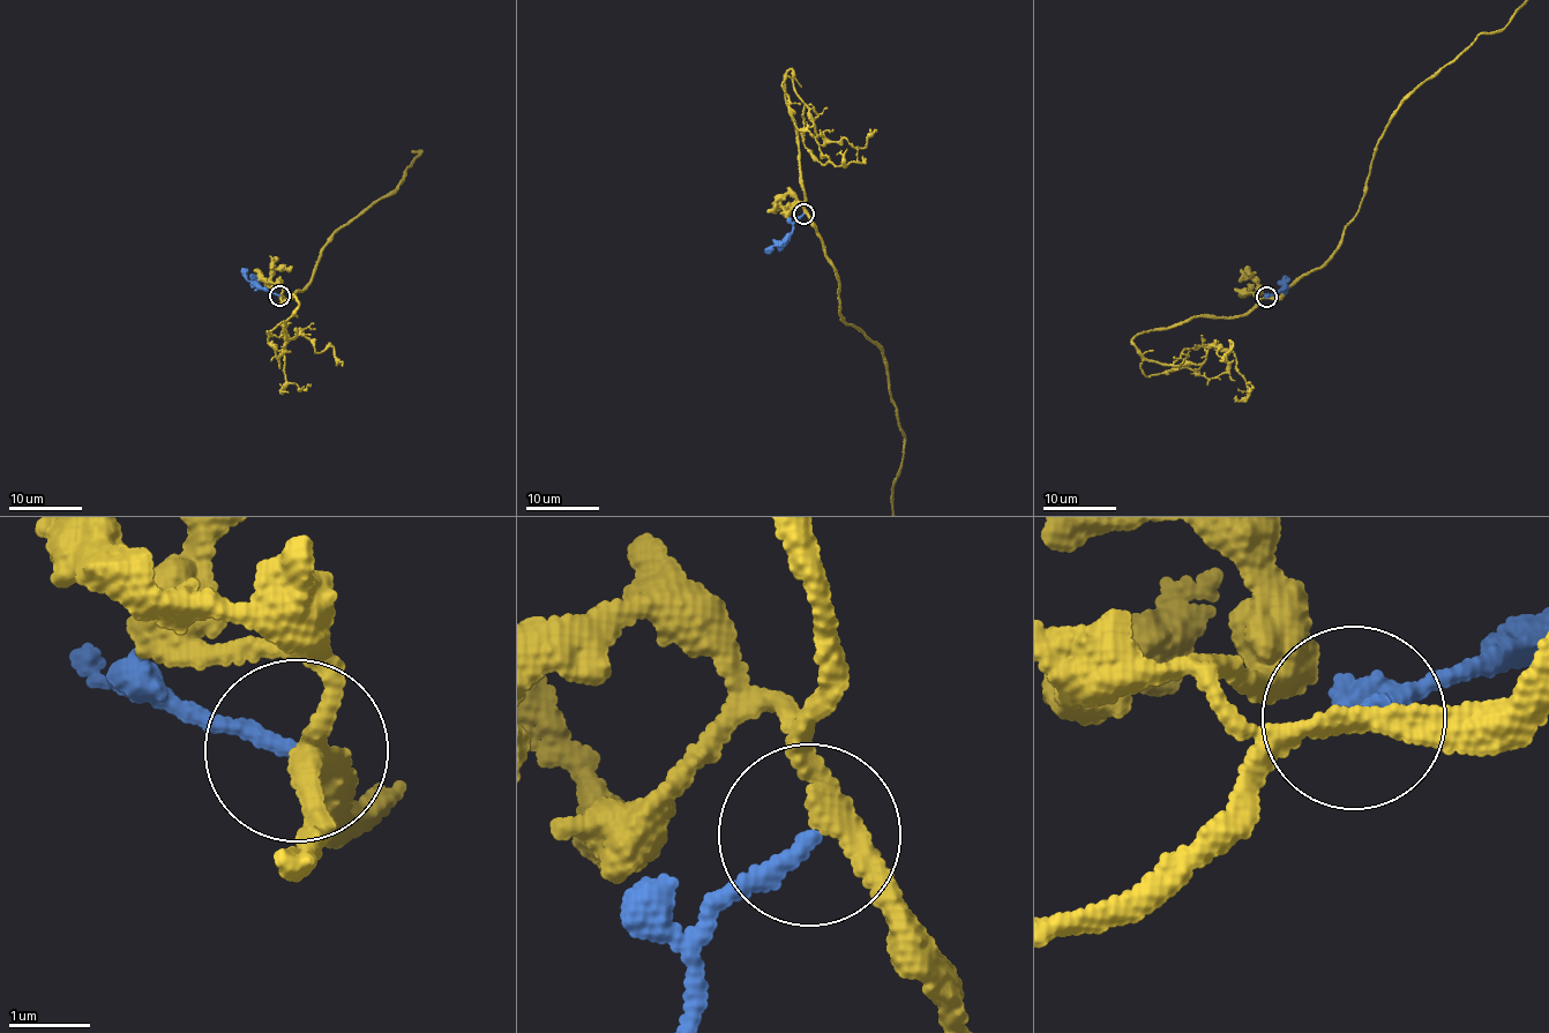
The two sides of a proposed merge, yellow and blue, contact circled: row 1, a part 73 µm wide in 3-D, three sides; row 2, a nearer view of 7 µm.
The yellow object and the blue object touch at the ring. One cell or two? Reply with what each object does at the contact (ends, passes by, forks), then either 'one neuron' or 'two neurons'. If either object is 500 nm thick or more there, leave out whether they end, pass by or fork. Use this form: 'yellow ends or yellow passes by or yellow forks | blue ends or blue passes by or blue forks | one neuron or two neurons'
yellow passes by | blue ends | one neuron

